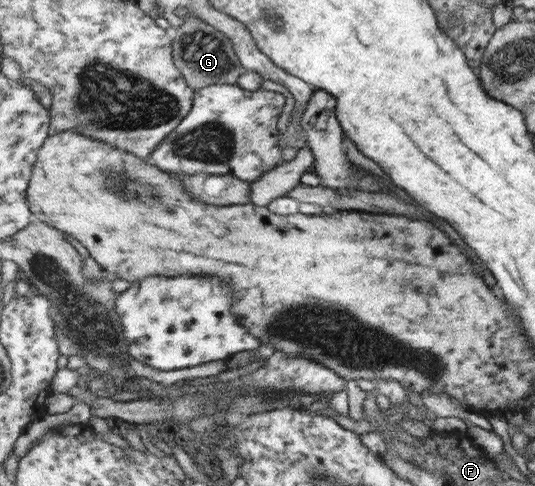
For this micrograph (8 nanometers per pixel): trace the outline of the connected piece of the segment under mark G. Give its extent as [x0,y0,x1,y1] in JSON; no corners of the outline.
[173,18,247,91]

